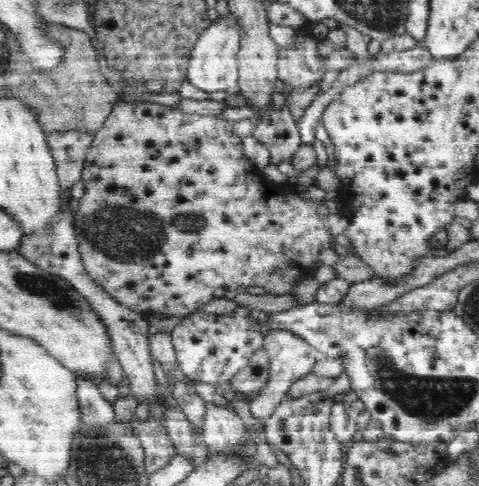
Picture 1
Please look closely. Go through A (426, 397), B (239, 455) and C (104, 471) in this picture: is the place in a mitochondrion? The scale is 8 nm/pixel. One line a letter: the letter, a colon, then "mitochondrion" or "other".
A: mitochondrion
B: other
C: mitochondrion

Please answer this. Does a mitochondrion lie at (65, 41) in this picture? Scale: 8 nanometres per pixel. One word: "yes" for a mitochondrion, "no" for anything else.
no

